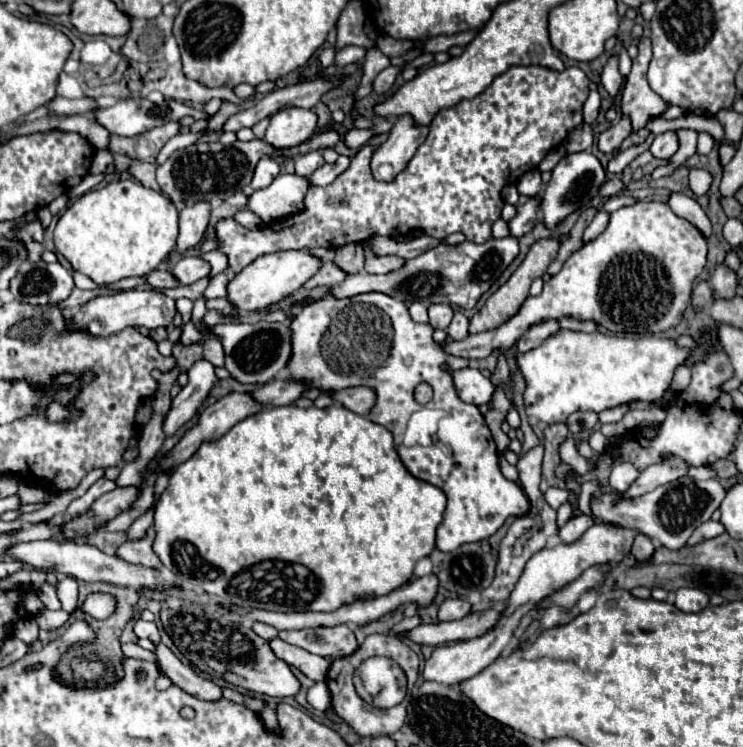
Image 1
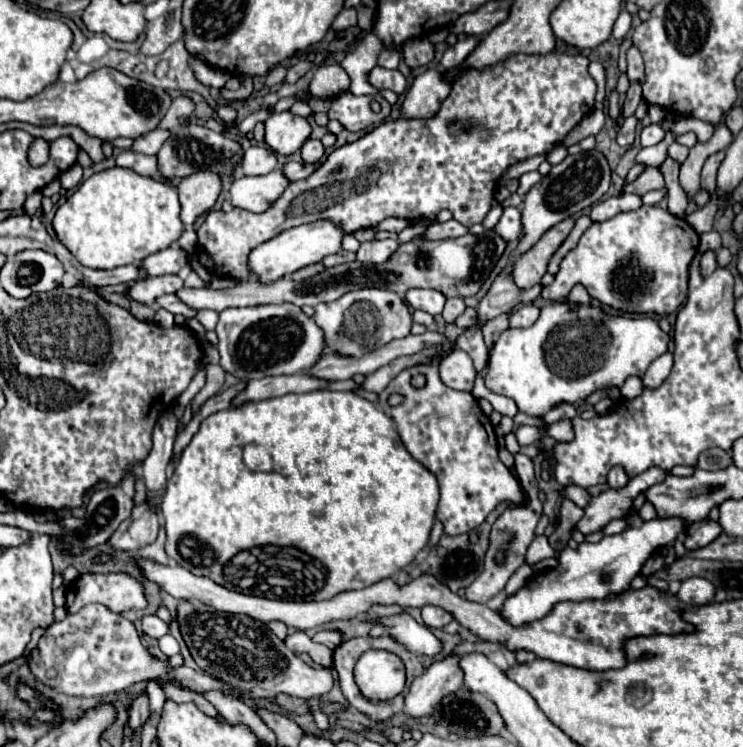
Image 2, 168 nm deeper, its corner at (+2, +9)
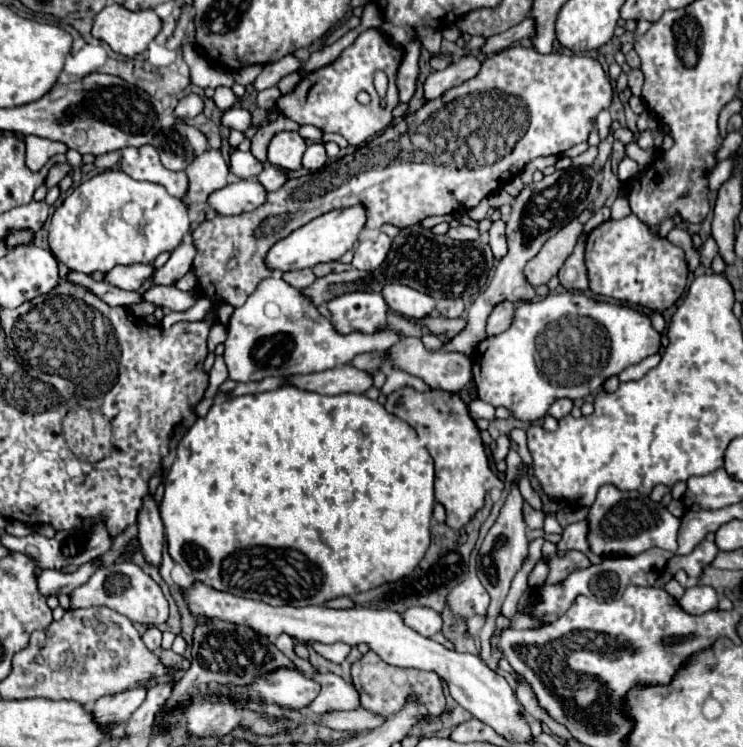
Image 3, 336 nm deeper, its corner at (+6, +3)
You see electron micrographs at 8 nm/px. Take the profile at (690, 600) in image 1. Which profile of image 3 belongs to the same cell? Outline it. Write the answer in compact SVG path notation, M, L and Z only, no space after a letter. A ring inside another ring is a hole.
M689 586L679 600L679 606L689 614L705 614L717 608L717 592L713 592L709 586Z

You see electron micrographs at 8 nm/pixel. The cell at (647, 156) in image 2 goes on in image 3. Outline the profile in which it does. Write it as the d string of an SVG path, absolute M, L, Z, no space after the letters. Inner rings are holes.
M623 158L623 162L619 164L619 180L621 182L629 182L629 180L633 180L633 178L637 178L639 174L641 174L641 166L637 164L637 162L633 162L631 158Z

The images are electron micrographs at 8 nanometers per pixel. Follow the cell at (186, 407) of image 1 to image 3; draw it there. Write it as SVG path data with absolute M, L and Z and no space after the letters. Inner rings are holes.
M147 494L143 498L143 506L137 514L137 528L139 528L141 552L145 554L149 564L157 566L161 562L161 548L165 536L163 536L163 520L153 494Z

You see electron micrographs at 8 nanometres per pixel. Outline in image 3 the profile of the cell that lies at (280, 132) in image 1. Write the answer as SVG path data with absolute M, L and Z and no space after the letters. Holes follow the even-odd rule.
M279 132L269 142L269 162L285 172L301 168L301 156L307 144L299 132Z

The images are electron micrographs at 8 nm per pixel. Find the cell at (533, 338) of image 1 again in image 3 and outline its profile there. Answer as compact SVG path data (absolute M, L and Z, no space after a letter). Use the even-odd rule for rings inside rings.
M511 302L497 304L487 320L487 336L497 336L505 332L509 324L513 324L513 312L515 312L515 306Z

